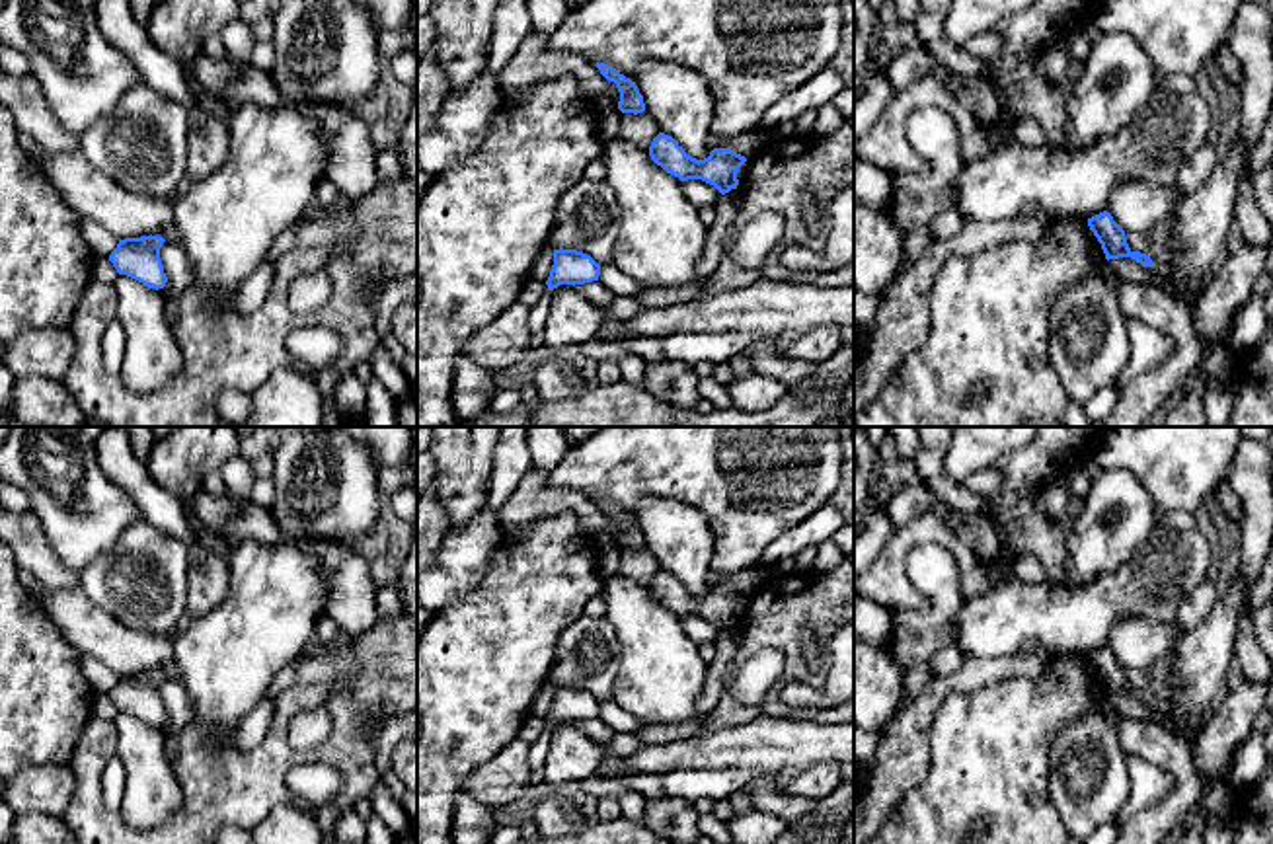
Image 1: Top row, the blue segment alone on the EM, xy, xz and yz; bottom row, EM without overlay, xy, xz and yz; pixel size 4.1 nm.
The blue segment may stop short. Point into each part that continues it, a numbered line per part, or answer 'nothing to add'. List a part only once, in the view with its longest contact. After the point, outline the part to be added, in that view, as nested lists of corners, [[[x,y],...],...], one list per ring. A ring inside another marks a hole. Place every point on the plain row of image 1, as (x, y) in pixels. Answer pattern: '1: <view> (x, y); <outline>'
nothing to add

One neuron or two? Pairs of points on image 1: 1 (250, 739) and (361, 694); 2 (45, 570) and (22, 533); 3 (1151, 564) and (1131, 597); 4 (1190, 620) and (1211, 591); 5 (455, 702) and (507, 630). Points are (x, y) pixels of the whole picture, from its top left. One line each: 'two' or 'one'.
1: two
2: one
3: one
4: one
5: one

